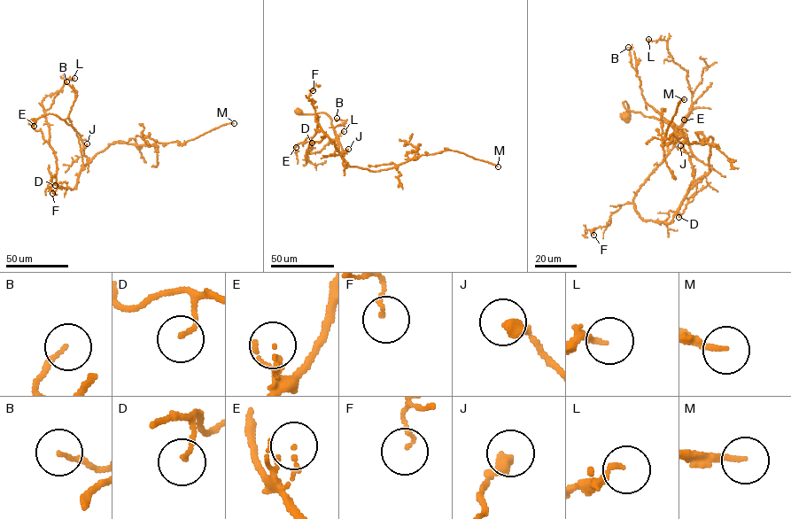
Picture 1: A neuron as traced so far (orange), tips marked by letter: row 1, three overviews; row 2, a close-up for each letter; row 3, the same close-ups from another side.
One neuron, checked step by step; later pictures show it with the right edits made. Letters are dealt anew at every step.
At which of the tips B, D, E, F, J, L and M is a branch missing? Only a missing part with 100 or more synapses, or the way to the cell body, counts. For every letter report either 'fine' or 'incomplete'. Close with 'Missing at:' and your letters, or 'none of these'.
B: fine
D: fine
E: fine
F: fine
J: fine
L: fine
M: incomplete
Missing at: M

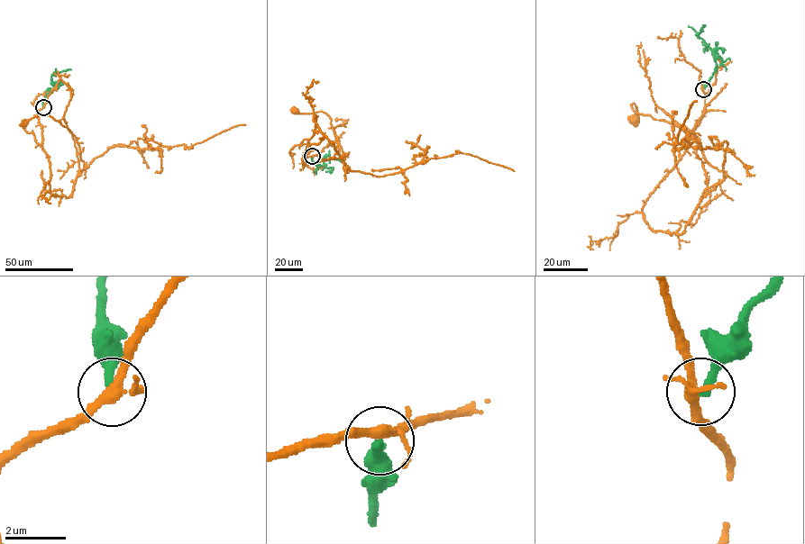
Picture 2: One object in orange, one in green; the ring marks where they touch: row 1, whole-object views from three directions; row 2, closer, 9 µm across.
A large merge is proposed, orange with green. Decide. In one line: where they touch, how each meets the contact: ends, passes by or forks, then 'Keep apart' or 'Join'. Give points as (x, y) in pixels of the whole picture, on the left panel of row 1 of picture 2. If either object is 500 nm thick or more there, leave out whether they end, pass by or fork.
Place: (43, 107). At the ring orange forks. At the ring green ends. Keep apart

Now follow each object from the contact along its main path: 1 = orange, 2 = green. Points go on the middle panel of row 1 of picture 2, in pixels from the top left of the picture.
1: (312, 156), (306, 157), (315, 115), (313, 120), (348, 172), (330, 118), (324, 112), (296, 111)
2: (312, 156), (312, 160), (320, 166), (325, 165), (324, 156), (343, 160)

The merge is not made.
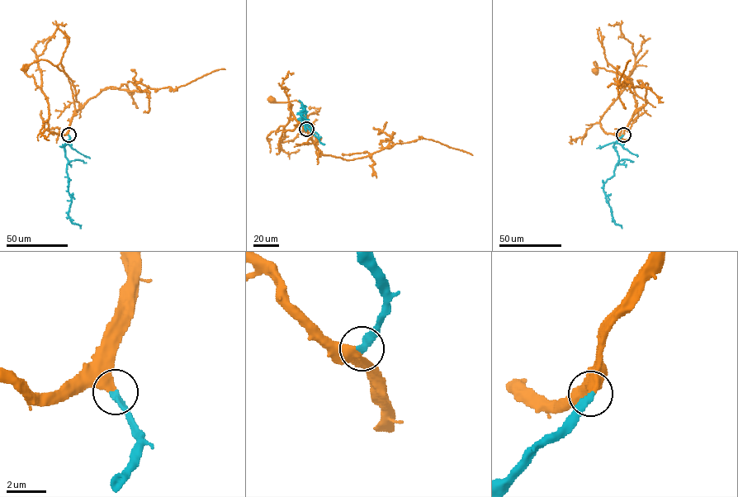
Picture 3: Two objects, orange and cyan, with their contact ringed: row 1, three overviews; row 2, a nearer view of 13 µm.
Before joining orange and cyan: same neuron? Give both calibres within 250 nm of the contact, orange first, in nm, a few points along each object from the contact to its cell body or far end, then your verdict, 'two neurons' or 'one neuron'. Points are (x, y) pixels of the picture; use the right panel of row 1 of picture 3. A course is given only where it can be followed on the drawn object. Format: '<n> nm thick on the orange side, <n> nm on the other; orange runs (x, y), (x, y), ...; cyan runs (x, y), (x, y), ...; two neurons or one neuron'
440 nm thick on the orange side, 320 nm on the other; orange runs (623, 134), (631, 117), (647, 101), (636, 94), (626, 79), (596, 67), (594, 62), (595, 71); cyan runs (623, 134), (613, 147), (618, 162), (614, 175), (603, 184), (603, 190), (614, 223), (622, 228); one neuron

